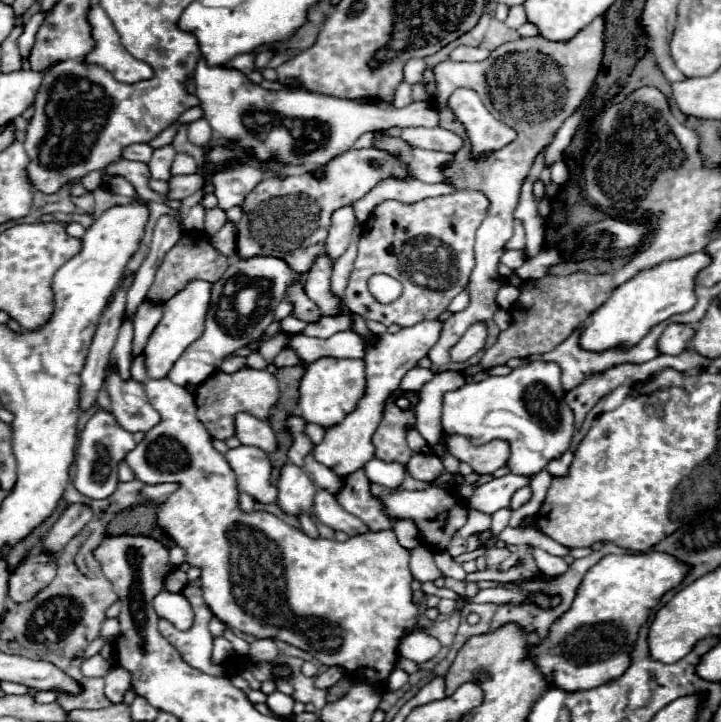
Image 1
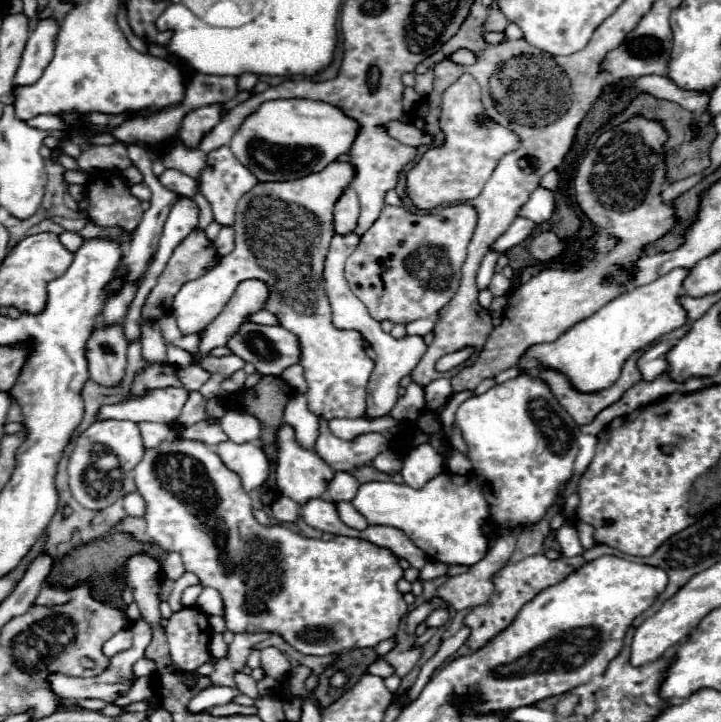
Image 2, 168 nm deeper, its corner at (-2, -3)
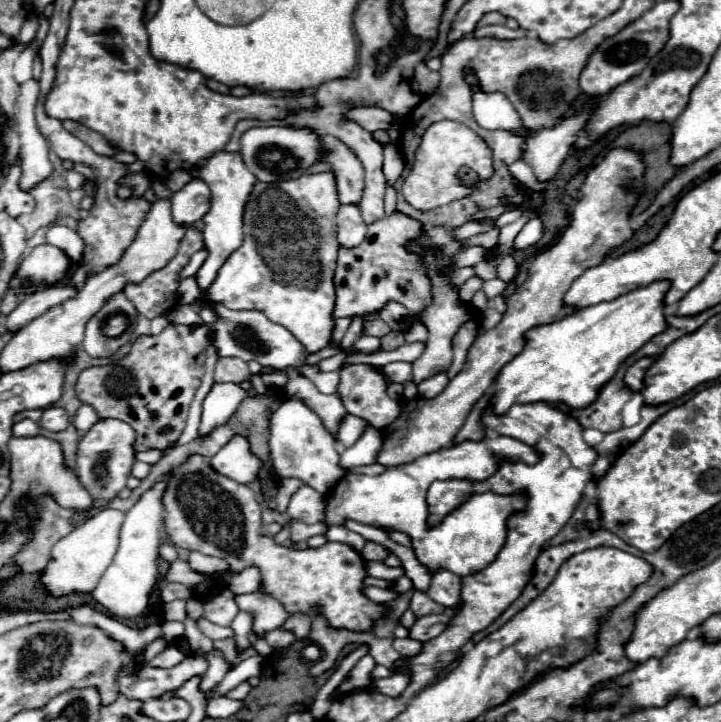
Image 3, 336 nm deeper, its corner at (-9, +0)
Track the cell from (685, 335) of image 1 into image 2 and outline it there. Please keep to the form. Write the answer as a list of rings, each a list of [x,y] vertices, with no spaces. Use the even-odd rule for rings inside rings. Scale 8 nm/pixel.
[[[656,343],[656,345],[648,347],[648,349],[640,355],[636,367],[638,367],[640,375],[642,375],[642,381],[654,381],[654,377],[660,377],[660,375],[666,371],[666,367],[668,367],[666,353],[668,353],[668,351],[670,351],[670,345],[666,345],[666,343]]]

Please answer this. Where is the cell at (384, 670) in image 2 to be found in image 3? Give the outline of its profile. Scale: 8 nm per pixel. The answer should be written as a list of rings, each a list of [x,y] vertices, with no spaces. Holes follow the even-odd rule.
[[[365,654],[355,666],[353,670],[345,676],[345,680],[341,682],[341,686],[337,688],[341,694],[349,694],[349,692],[357,692],[357,690],[367,690],[373,684],[371,672],[377,666],[377,662],[373,660],[373,656]]]

